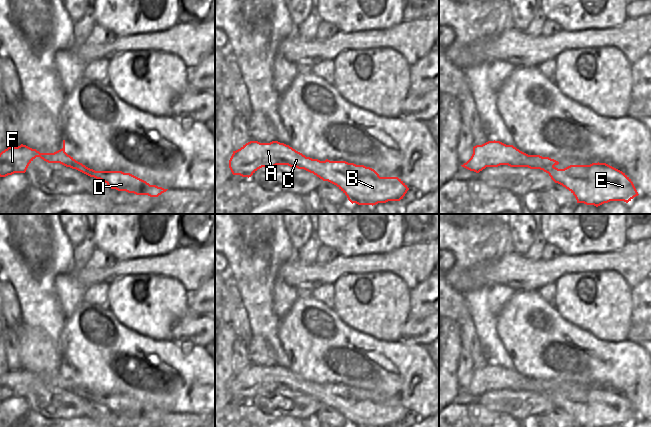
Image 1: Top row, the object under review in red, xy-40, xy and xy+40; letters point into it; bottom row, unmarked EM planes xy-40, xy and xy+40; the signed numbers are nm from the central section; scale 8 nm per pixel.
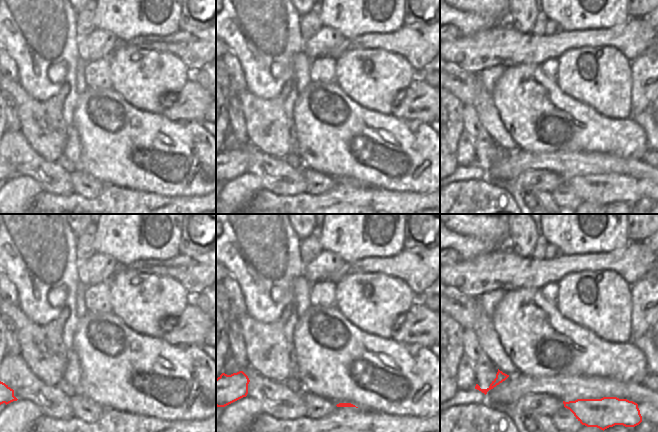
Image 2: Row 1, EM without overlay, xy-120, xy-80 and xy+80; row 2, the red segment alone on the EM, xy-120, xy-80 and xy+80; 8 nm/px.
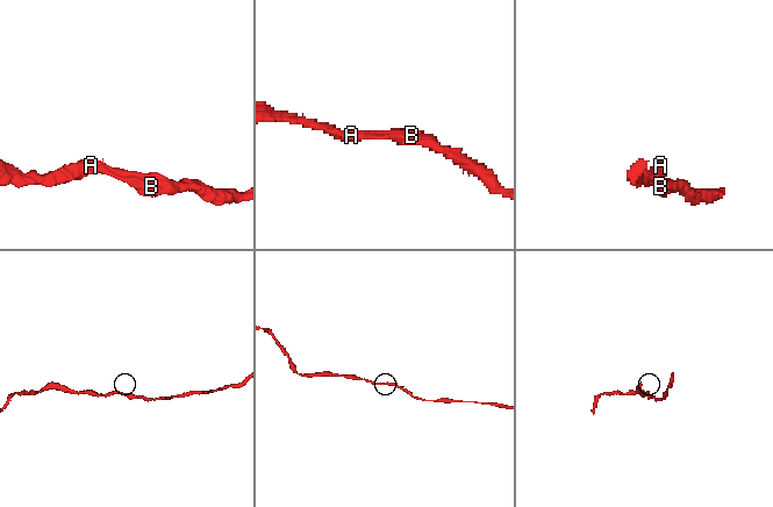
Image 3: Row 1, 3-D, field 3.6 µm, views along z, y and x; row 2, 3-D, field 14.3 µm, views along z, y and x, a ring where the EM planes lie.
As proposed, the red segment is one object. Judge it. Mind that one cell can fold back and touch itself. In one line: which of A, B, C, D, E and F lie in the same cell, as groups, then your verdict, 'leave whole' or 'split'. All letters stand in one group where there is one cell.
A B C D E F | leave whole

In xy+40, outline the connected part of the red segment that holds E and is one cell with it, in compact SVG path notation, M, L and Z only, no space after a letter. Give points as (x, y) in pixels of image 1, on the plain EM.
M494 364L474 370L471 382L461 390L476 397L486 391L500 389L540 393L548 397L555 407L568 413L577 427L628 427L639 419L625 397L606 387L570 389L564 393L556 392L558 388L549 381L528 379L513 369Z

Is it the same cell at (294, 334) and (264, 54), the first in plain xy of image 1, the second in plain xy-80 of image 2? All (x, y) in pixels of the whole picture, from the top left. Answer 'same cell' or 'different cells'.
different cells

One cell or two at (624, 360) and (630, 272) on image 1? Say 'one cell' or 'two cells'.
two cells

